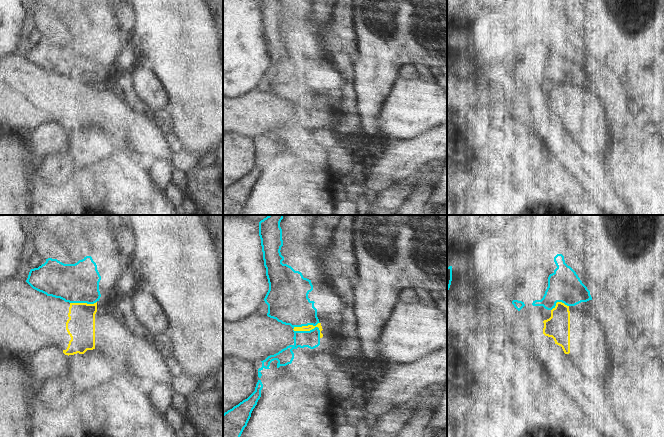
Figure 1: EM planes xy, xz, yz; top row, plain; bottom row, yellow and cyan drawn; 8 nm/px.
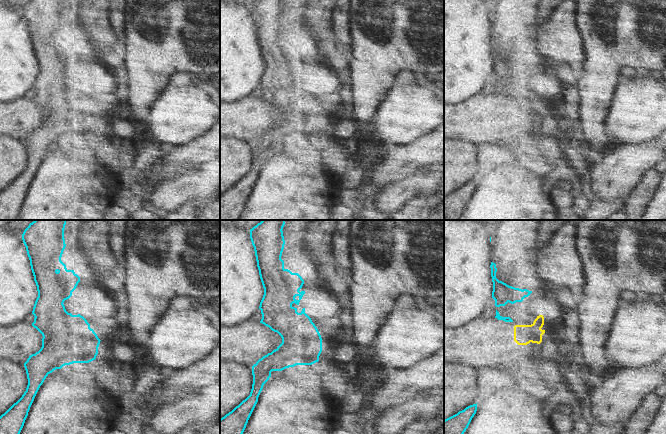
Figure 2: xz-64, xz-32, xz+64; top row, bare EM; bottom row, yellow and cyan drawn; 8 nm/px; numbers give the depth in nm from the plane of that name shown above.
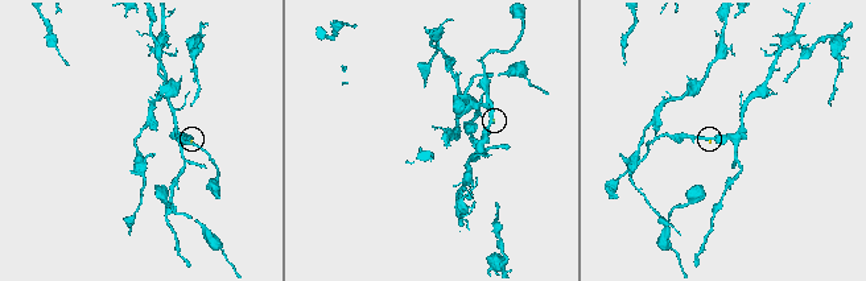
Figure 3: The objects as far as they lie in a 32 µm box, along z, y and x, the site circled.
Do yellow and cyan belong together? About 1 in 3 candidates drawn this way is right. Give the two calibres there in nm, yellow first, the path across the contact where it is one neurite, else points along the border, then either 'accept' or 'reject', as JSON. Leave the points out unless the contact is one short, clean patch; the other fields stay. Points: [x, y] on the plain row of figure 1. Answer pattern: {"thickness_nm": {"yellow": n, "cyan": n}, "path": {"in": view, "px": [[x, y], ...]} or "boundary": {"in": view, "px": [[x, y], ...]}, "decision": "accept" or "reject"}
{"thickness_nm": {"yellow": 50, "cyan": 140}, "boundary": {"in": "xz", "px": [[293, 103], [315, 101], [319, 106], [320, 113]]}, "decision": "reject"}

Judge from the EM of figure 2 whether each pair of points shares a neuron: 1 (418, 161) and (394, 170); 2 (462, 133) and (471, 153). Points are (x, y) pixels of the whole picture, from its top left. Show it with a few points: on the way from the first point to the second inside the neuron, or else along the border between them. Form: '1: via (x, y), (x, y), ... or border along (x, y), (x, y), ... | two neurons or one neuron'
1: via (412, 161), (403, 161), (400, 164) | one neuron
2: border along (454, 138), (460, 141), (480, 143), (484, 146) | two neurons

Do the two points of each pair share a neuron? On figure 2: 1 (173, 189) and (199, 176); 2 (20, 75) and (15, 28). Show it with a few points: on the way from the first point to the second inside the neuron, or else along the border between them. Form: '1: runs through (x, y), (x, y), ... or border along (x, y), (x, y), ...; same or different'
1: runs through (179, 189), (183, 189), (193, 182); same
2: runs through (15, 63), (15, 40); same

